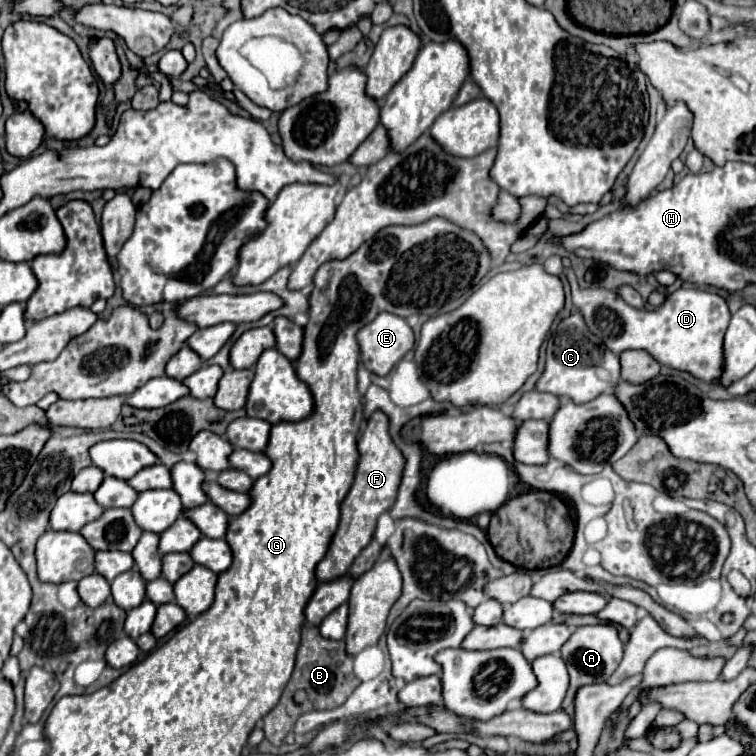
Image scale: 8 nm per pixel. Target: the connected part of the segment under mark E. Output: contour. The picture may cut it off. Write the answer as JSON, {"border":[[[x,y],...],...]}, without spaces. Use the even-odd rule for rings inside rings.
{"border":[[[380,313],[358,331],[362,363],[370,373],[388,375],[392,367],[414,347],[414,333],[406,319]]]}

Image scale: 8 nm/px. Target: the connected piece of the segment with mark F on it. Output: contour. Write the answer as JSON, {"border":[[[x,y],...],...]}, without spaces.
{"border":[[[376,411],[368,419],[366,431],[362,433],[362,437],[358,441],[358,453],[360,453],[360,457],[358,457],[352,487],[350,487],[346,499],[340,505],[338,531],[334,535],[332,543],[330,543],[330,549],[328,549],[326,557],[316,567],[316,577],[318,577],[318,581],[324,581],[324,583],[340,579],[348,573],[352,561],[372,541],[378,517],[384,511],[388,511],[396,501],[396,491],[398,491],[398,485],[400,485],[402,467],[404,467],[404,457],[388,435],[388,419],[386,419],[384,413]]]}

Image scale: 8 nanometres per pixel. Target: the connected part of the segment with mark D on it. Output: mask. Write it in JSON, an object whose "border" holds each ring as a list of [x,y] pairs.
{"border":[[[570,279],[570,283],[574,307],[584,315],[588,329],[616,355],[626,349],[644,349],[660,365],[688,371],[702,381],[718,381],[722,373],[722,339],[730,321],[728,305],[720,295],[680,287],[670,293],[656,311],[638,311],[630,307],[616,291],[602,287],[580,289],[576,279]]]}

